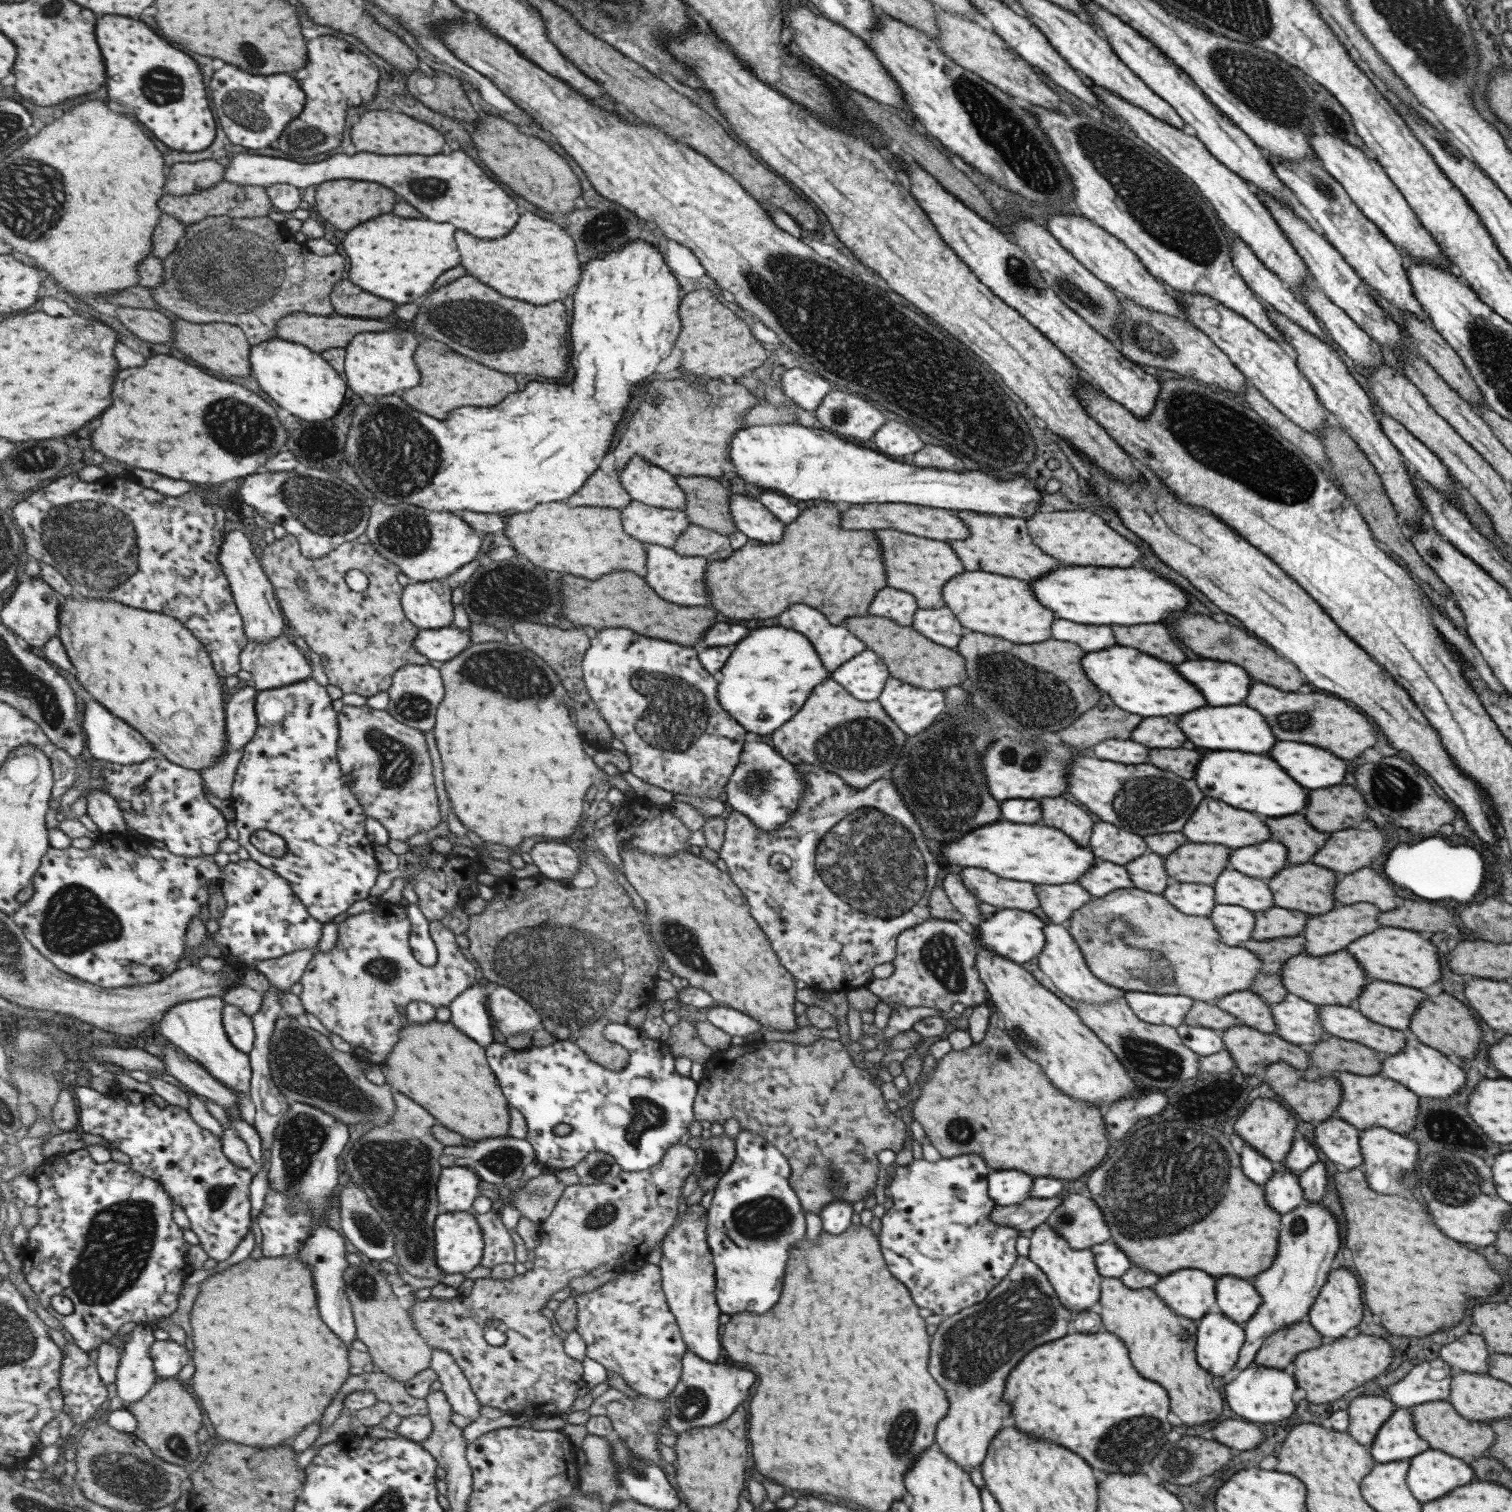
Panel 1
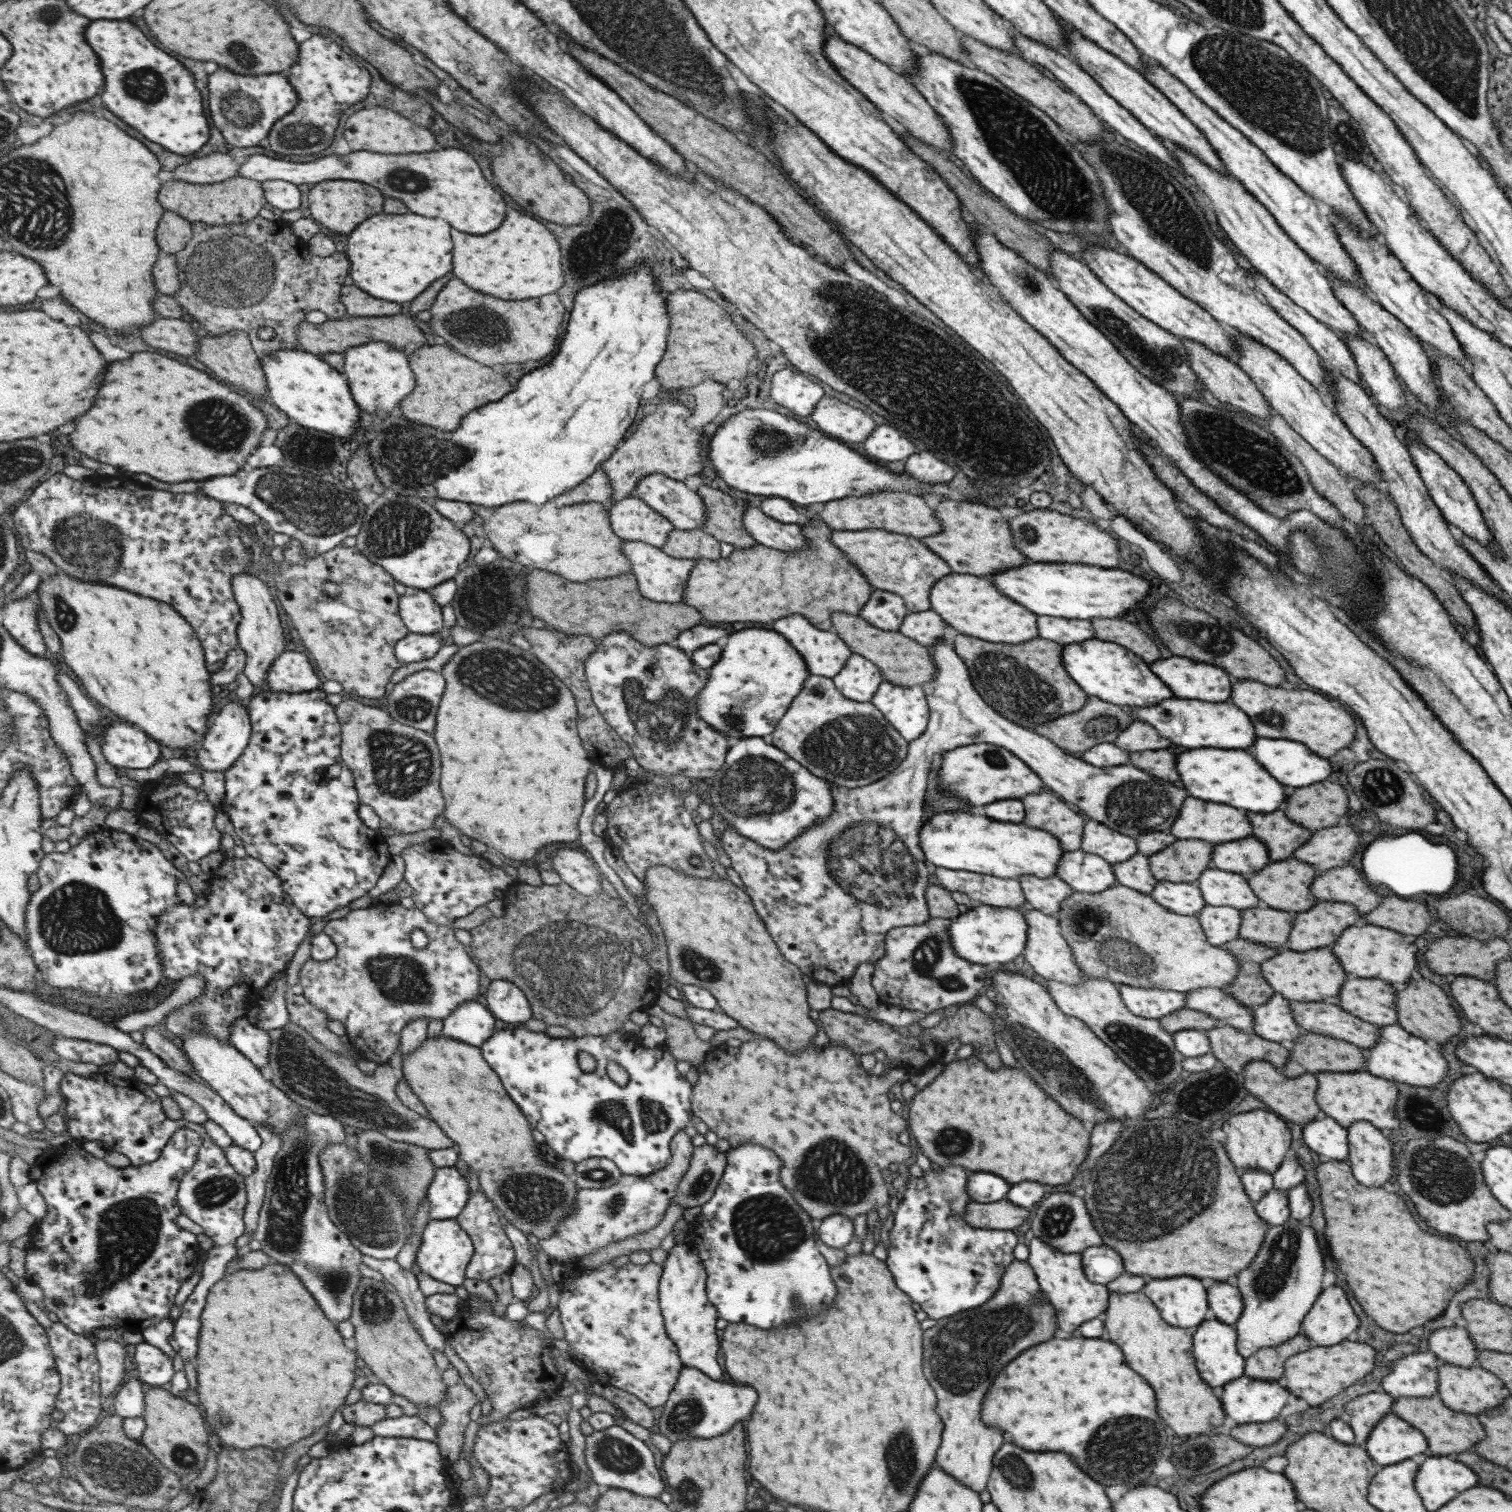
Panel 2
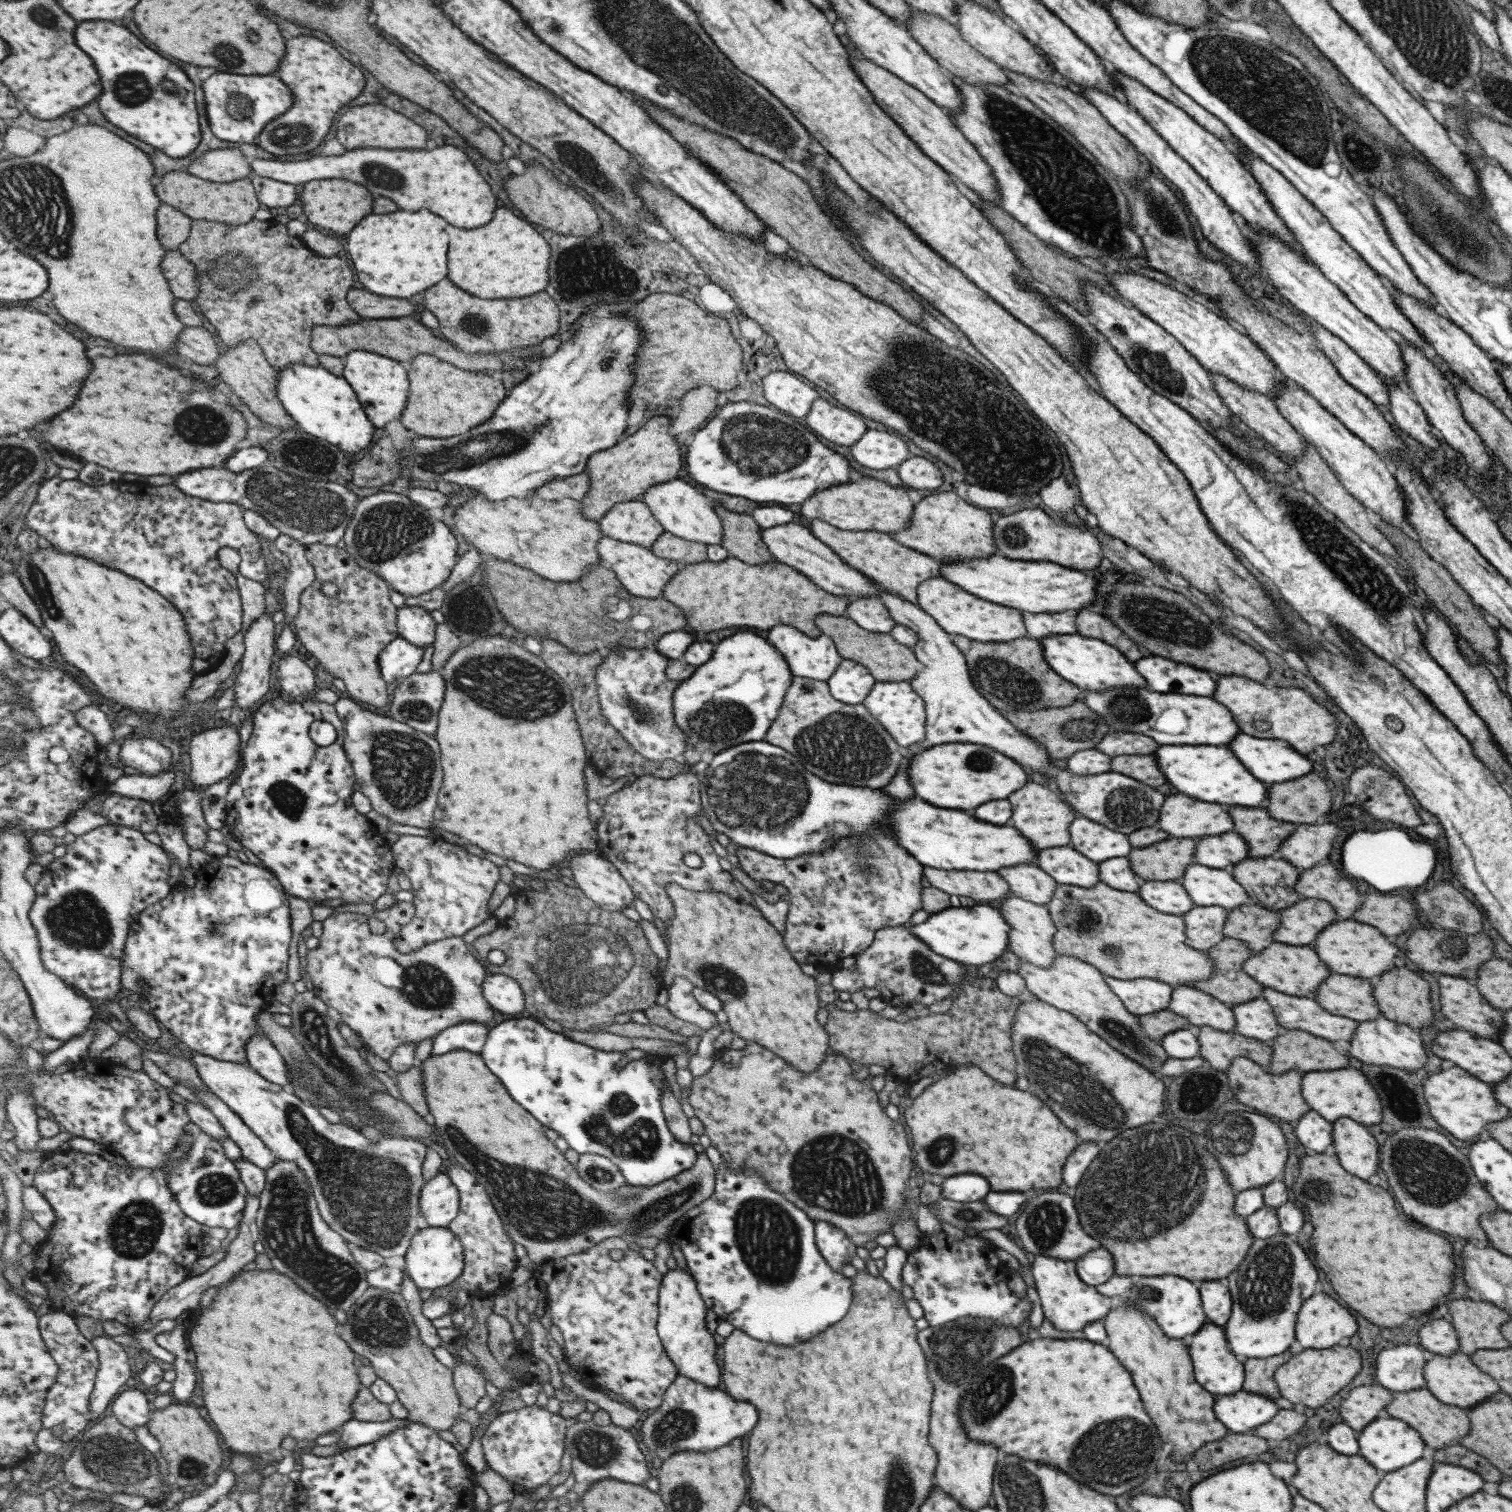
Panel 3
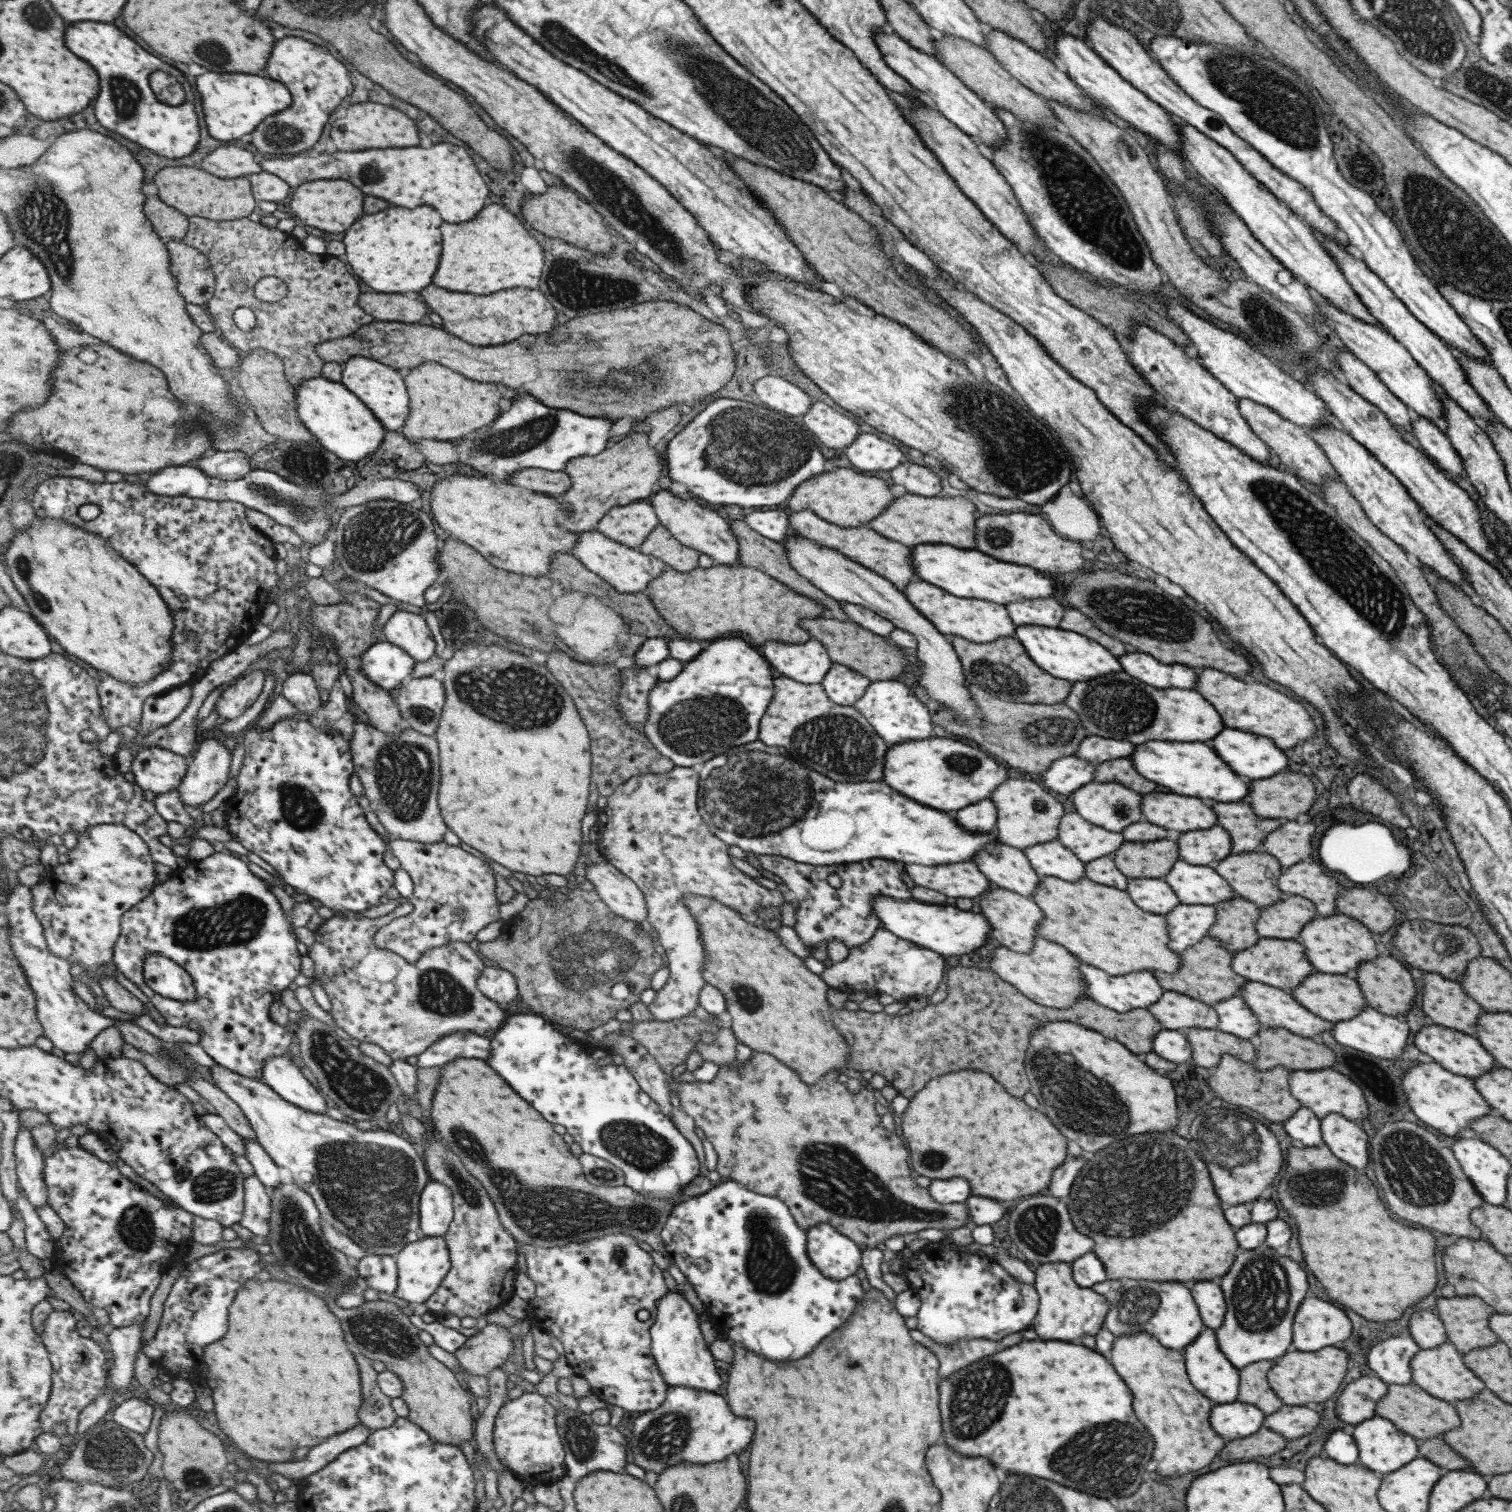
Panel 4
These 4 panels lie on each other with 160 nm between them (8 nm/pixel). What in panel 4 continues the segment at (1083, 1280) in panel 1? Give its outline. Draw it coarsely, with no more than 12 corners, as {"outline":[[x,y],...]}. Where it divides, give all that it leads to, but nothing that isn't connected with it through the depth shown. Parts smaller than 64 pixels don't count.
{"outline":[[1070,1263],[1032,1269],[1041,1340],[1102,1328],[1110,1301],[1079,1288]]}

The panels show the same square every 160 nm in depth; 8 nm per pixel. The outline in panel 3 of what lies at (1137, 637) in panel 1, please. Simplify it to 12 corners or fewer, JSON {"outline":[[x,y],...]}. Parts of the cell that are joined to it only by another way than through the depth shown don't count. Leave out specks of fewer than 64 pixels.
{"outline":[[1076,613],[1077,634],[1105,640],[1129,662],[1143,652],[1102,614]]}

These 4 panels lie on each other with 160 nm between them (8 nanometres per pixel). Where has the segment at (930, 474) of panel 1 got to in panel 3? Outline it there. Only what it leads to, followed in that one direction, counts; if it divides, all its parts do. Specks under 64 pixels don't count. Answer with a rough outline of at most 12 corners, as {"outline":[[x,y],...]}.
{"outline":[[733,402],[687,445],[698,484],[801,504],[847,460],[775,408]]}

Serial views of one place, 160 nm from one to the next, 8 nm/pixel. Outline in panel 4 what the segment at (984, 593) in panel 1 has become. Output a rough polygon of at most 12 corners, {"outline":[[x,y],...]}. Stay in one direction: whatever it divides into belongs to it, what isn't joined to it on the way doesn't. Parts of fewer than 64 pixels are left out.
{"outline":[[919,578],[901,592],[937,632],[973,643],[1014,636],[1004,605]]}

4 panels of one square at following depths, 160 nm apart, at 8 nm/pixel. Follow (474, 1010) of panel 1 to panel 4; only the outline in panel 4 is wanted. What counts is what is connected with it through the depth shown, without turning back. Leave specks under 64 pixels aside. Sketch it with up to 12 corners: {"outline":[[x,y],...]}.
{"outline":[[454,1032],[417,1058],[421,1068],[491,1056],[490,1036]]}

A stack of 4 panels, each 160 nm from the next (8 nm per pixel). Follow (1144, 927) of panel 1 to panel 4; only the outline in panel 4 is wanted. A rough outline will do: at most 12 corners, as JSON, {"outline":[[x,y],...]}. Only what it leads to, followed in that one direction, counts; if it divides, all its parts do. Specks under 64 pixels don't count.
{"outline":[[1084,876],[1039,878],[1041,938],[1109,976],[1171,973],[1164,915]]}

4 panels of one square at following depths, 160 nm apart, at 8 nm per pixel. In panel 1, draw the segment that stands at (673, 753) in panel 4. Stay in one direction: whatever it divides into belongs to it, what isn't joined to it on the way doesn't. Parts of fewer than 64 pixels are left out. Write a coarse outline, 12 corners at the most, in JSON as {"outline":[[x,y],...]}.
{"outline":[[801,633],[735,646],[717,696],[767,737],[829,672]]}

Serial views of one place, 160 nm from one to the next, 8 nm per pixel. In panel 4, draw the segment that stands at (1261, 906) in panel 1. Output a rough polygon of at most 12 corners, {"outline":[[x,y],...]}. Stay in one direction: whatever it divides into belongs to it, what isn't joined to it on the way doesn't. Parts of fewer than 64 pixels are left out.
{"outline":[[1177,860],[1162,878],[1181,904],[1236,896],[1212,866]]}

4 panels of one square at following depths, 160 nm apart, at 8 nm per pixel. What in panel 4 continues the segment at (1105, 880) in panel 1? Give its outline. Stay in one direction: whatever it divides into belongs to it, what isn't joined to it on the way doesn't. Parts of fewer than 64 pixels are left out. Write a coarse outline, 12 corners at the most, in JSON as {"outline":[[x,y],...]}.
{"outline":[[1057,840],[1022,851],[1038,876],[1069,882],[1083,863]]}

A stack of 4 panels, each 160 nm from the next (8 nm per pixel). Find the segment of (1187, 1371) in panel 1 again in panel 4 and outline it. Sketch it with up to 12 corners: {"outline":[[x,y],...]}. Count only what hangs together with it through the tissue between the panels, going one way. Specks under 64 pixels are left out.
{"outline":[[1143,1331],[1111,1364],[1151,1434],[1159,1474],[1199,1470],[1223,1448],[1183,1351]]}

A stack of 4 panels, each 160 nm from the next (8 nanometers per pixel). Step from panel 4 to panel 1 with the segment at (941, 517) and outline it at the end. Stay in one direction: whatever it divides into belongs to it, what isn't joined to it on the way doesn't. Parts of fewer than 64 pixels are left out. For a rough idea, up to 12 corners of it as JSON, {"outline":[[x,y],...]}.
{"outline":[[957,511],[968,536],[946,543],[965,571],[1029,583],[1063,565],[1026,520]]}

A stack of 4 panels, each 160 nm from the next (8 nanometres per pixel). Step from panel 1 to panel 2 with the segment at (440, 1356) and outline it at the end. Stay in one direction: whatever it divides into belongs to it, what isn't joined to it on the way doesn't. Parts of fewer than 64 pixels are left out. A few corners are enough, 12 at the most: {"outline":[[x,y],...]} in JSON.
{"outline":[[363,1255],[407,1305],[412,1323],[435,1350],[446,1336],[431,1322],[418,1275],[397,1259]]}

